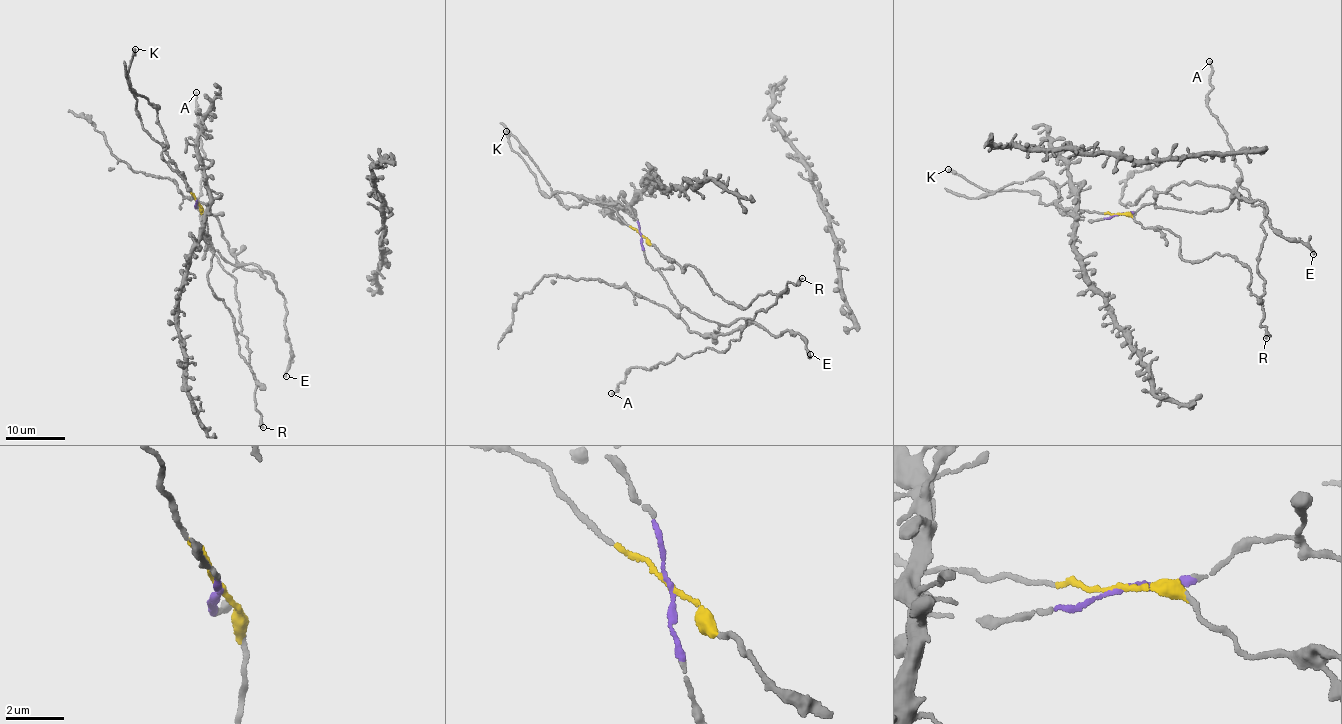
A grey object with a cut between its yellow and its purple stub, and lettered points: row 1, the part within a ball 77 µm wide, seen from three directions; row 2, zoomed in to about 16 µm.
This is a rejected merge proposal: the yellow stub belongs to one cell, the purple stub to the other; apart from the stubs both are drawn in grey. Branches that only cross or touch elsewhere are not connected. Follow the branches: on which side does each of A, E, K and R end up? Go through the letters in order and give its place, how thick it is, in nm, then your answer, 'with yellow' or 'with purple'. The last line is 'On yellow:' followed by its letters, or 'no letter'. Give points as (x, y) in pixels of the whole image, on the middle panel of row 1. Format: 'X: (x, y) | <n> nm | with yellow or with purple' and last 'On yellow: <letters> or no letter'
A: (611, 393) | 180 nm | with yellow
E: (810, 354) | 240 nm | with purple
K: (506, 131) | 300 nm | with yellow
R: (802, 278) | 200 nm | with yellow
On yellow: A, K, R

